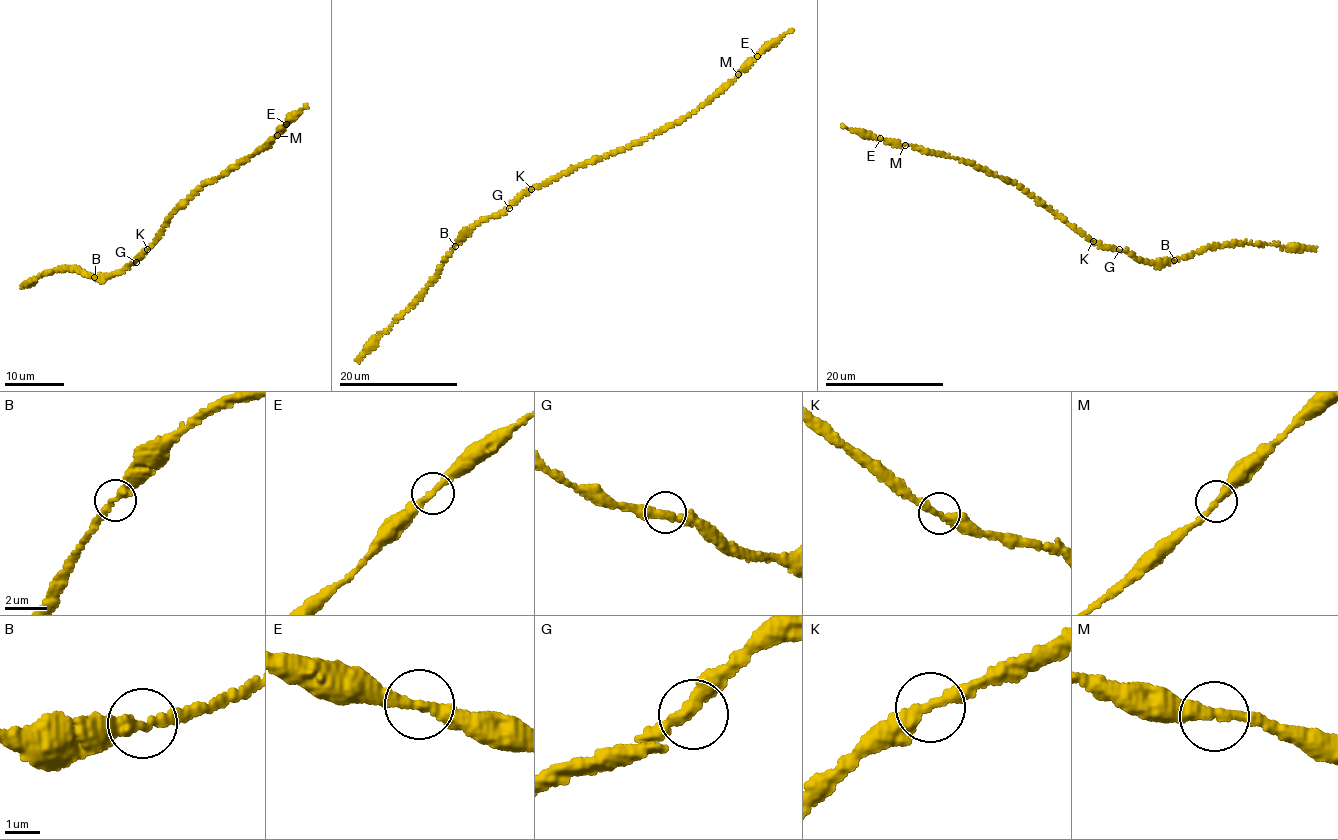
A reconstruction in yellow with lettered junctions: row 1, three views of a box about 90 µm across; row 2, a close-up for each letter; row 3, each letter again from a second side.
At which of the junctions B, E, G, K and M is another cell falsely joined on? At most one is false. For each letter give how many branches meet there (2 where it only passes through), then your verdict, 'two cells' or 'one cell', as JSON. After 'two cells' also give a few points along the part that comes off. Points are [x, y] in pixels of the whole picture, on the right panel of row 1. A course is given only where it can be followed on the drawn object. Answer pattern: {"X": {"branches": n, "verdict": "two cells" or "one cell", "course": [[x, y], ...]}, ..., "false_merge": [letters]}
{"B": {"branches": 2, "verdict": "one cell"}, "E": {"branches": 2, "verdict": "one cell"}, "G": {"branches": 2, "verdict": "one cell"}, "K": {"branches": 2, "verdict": "one cell"}, "M": {"branches": 2, "verdict": "one cell"}, "false_merge": []}

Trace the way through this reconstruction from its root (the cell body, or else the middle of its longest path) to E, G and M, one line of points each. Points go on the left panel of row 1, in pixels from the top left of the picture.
E: (160, 236), (180, 206), (186, 205), (204, 184), (215, 181), (267, 148), (286, 124)
G: (160, 236), (142, 251), (136, 262)
M: (160, 236), (170, 217), (204, 184), (215, 181), (267, 148), (277, 135)

